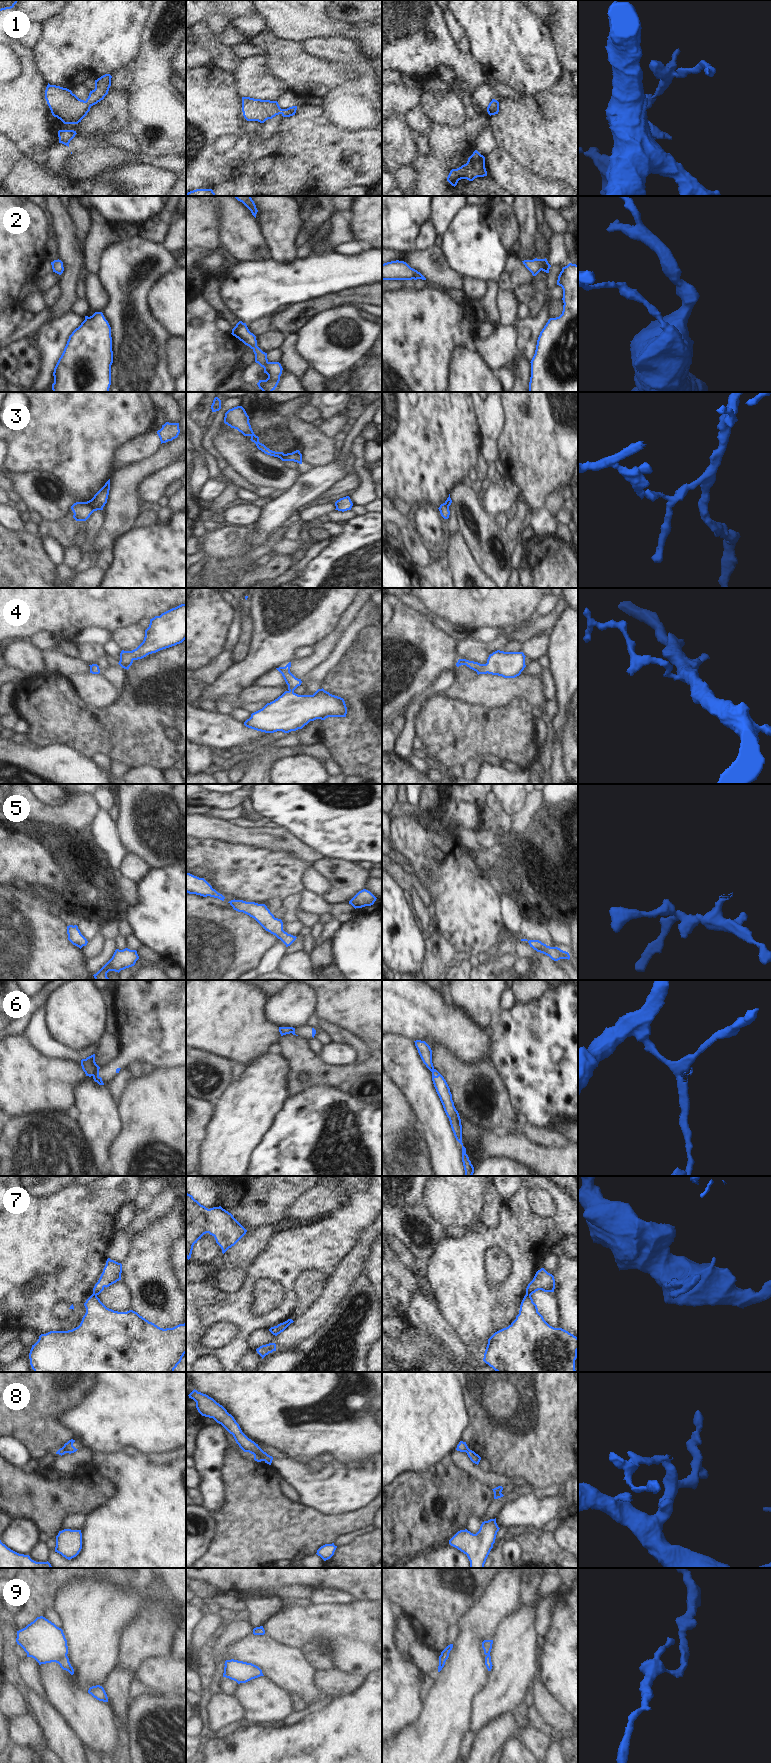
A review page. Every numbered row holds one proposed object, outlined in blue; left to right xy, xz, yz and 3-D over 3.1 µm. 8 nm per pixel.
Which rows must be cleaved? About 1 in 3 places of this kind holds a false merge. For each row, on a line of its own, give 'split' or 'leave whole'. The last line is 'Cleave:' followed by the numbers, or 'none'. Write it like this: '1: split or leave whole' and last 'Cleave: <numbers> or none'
1: leave whole
2: leave whole
3: split
4: leave whole
5: leave whole
6: split
7: split
8: split
9: leave whole
Cleave: 3, 6, 7, 8

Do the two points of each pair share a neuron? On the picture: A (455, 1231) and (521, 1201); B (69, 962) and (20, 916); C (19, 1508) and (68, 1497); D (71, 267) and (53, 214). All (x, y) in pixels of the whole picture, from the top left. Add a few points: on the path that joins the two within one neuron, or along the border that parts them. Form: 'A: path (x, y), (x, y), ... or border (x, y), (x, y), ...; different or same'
A: border (472, 1228), (456, 1237), (447, 1235); different
B: path (57, 953), (32, 928); same
C: path (31, 1502), (56, 1502); same
D: path (71, 254), (69, 241), (63, 227); same

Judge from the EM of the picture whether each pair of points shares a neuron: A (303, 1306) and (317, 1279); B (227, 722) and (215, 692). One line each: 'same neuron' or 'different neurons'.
A: same neuron
B: different neurons

